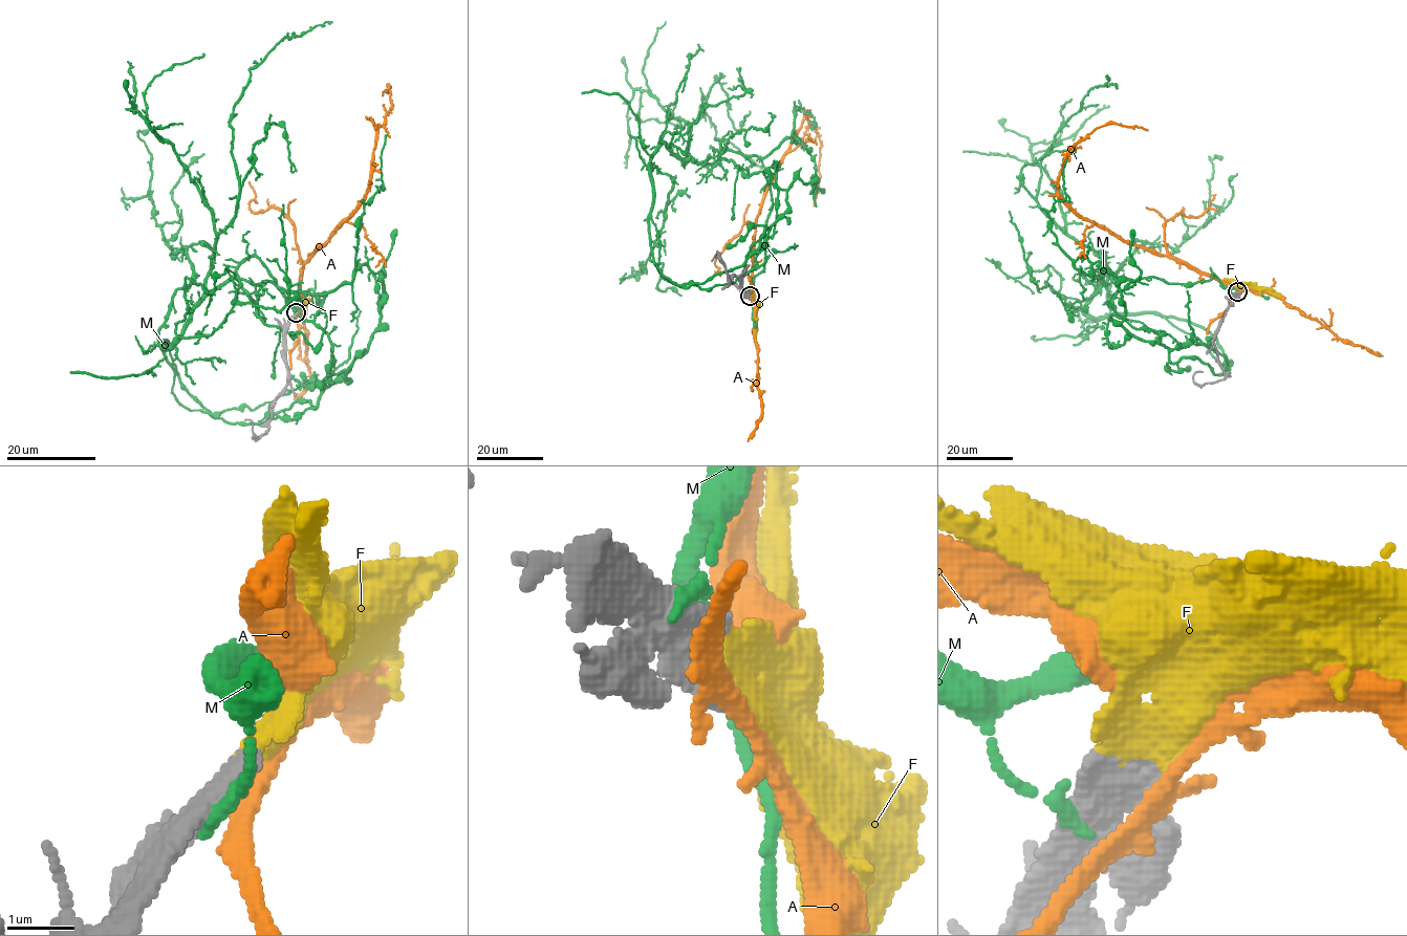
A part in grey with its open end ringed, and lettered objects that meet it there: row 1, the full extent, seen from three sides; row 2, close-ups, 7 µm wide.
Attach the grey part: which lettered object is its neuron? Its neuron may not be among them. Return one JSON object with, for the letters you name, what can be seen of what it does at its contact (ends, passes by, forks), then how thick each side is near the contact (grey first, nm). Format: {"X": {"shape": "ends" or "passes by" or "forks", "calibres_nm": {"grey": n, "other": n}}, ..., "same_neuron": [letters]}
{"F": {"shape": "ends", "calibres_nm": {"grey": 500, "other": 440}}, "same_neuron": ["F"]}

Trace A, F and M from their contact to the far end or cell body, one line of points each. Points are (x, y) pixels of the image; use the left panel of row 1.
A: (297, 313), (300, 275), (304, 264), (352, 214), (371, 180), (375, 132), (391, 109), (389, 85), (383, 95)
F: (297, 312), (305, 307), (303, 320)
M: (294, 317), (326, 294), (306, 321), (251, 256), (163, 346), (193, 263), (153, 216), (153, 130)

